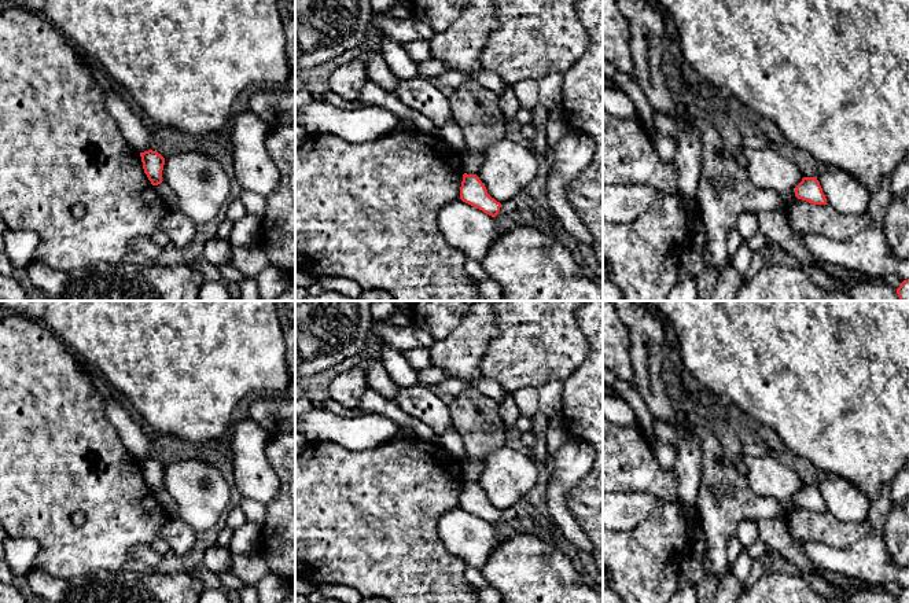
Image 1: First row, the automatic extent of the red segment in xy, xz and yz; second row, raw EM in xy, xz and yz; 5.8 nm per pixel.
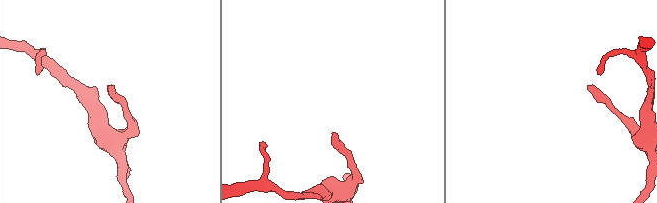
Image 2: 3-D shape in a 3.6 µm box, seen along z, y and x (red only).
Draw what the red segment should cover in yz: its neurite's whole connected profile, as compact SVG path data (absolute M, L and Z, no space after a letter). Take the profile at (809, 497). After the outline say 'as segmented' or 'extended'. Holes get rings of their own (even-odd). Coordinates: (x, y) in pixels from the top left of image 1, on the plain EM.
M803 485L795 494L795 504L813 512L828 512L817 485Z; as segmented

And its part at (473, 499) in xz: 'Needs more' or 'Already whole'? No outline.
Already whole

